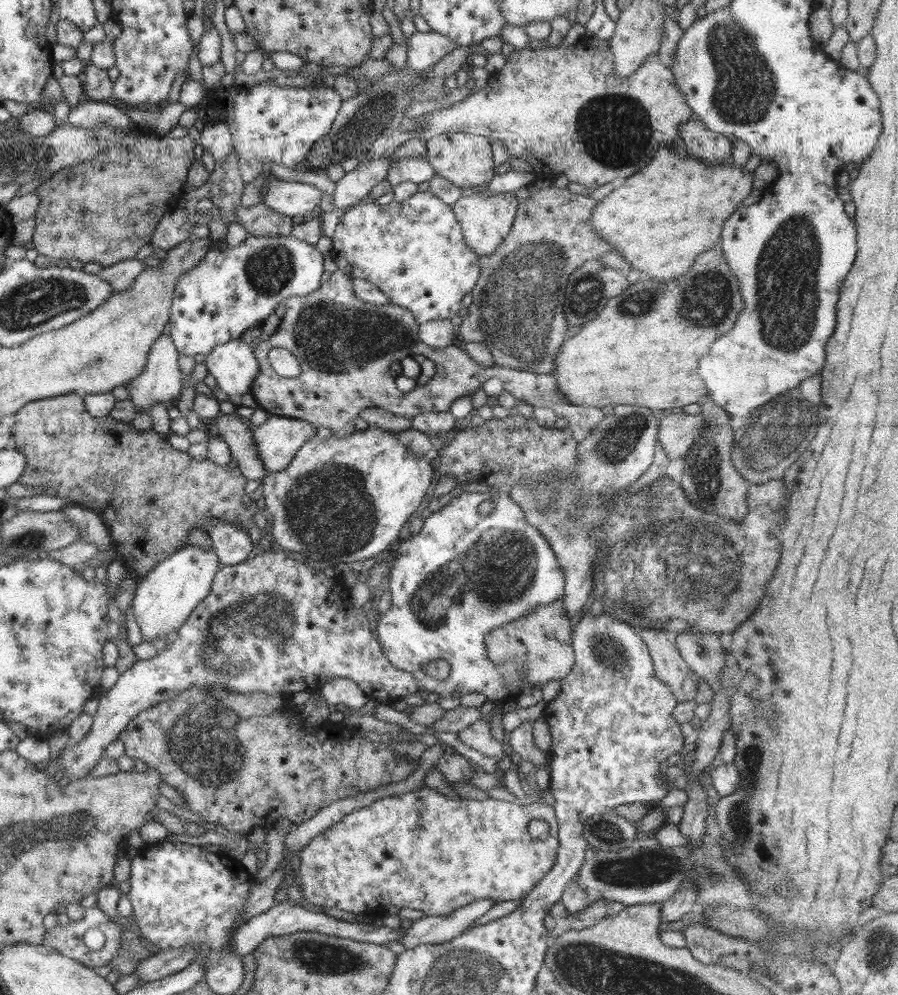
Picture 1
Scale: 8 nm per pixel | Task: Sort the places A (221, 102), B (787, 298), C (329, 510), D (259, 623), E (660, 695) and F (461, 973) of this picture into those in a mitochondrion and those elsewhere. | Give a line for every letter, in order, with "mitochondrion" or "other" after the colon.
A: other
B: mitochondrion
C: mitochondrion
D: mitochondrion
E: other
F: mitochondrion

